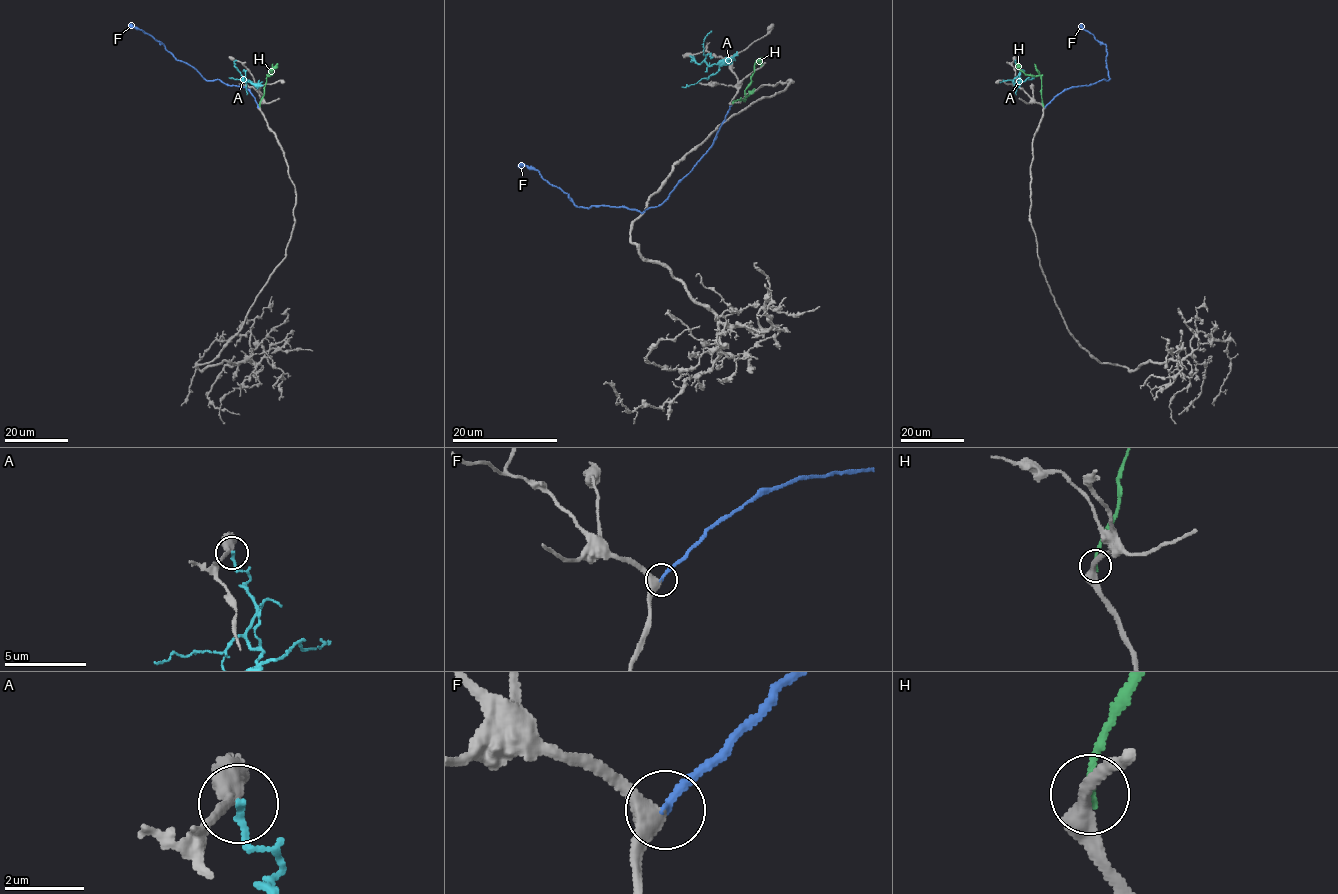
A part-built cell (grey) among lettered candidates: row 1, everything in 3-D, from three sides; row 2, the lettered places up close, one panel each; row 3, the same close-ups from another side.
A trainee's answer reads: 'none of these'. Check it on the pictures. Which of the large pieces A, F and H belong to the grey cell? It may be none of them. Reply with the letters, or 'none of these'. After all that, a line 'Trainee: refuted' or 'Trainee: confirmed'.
F
Trainee: refuted

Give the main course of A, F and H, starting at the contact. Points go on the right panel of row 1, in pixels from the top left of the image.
A: (1015, 60), (1020, 83), (1033, 78)
F: (1045, 107), (1073, 87), (1089, 86), (1109, 79), (1106, 46), (1082, 25)
H: (1043, 105), (1041, 78), (1025, 75), (1016, 63)

